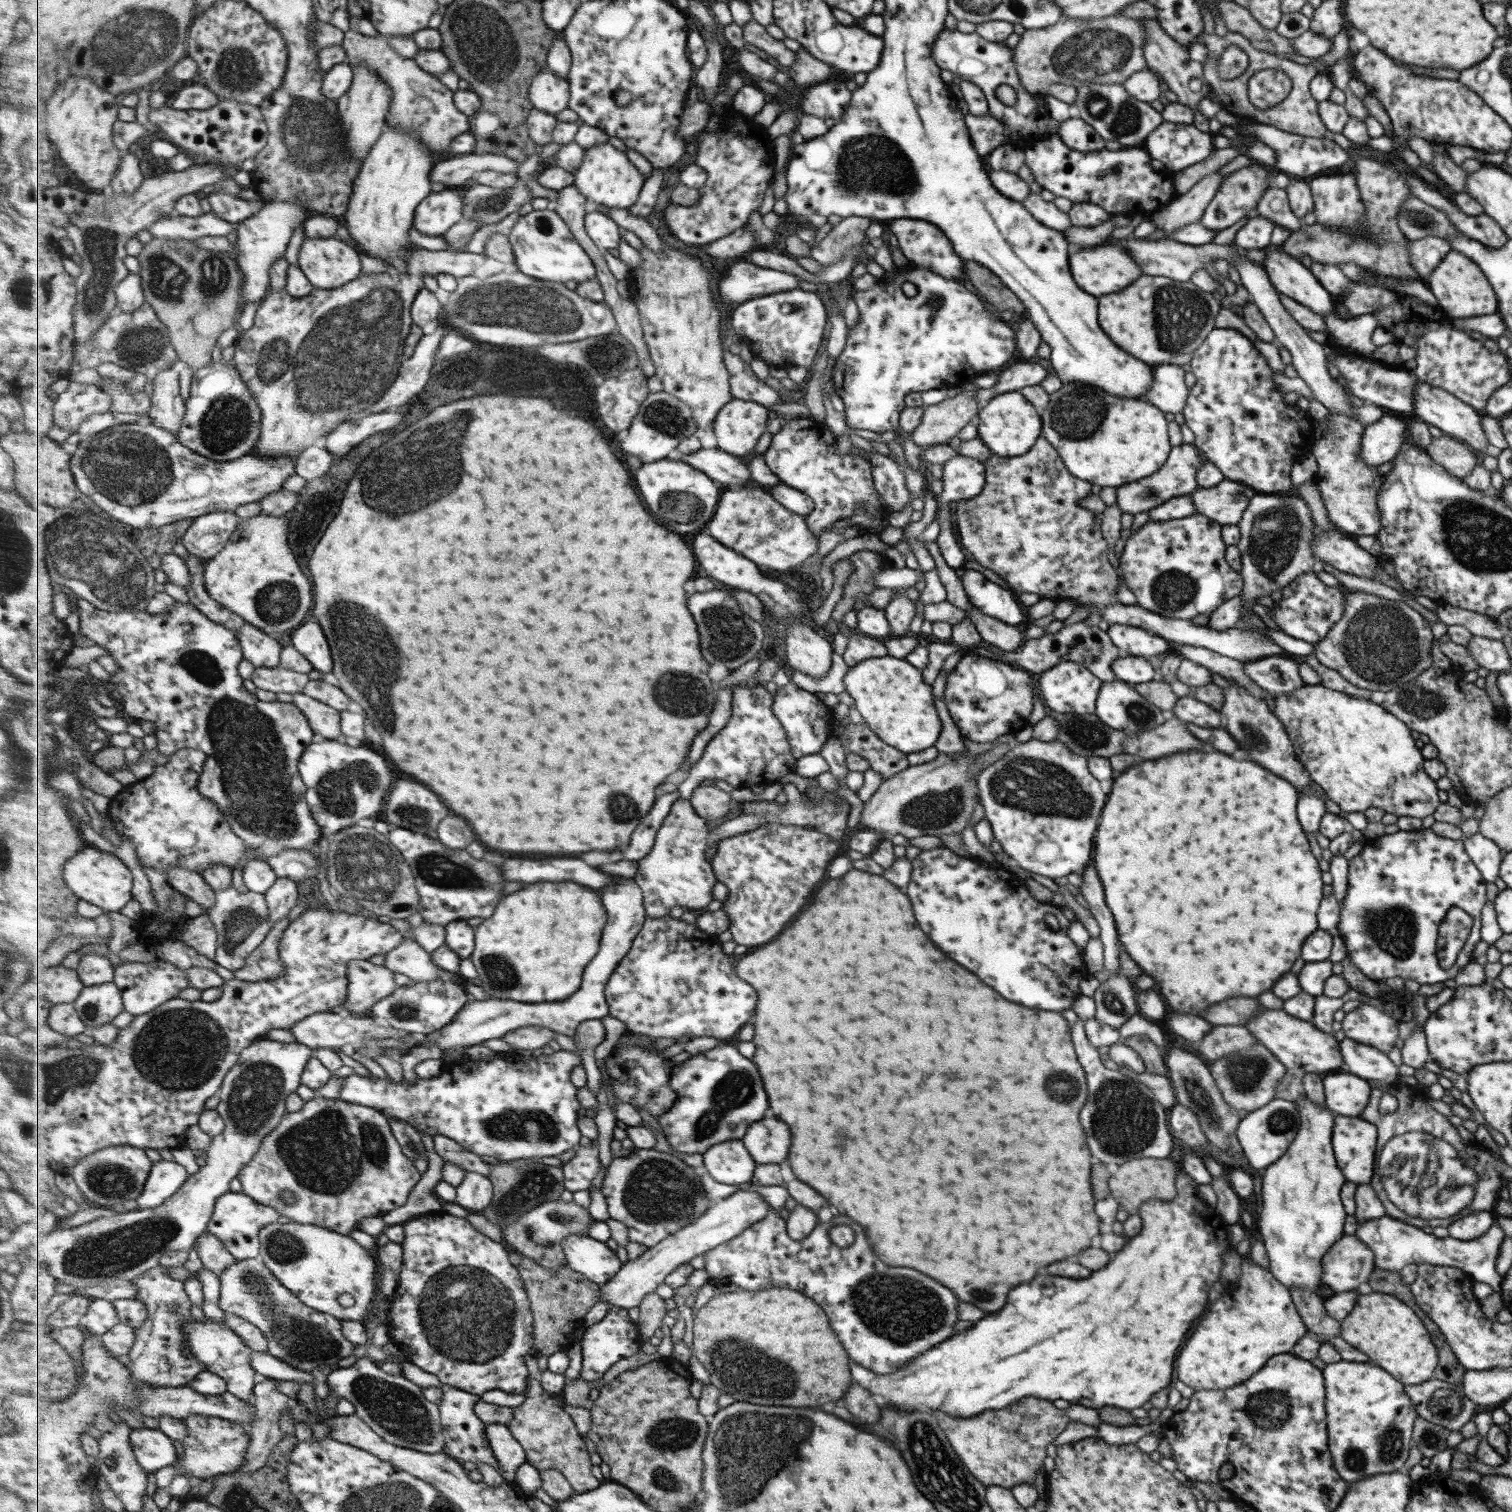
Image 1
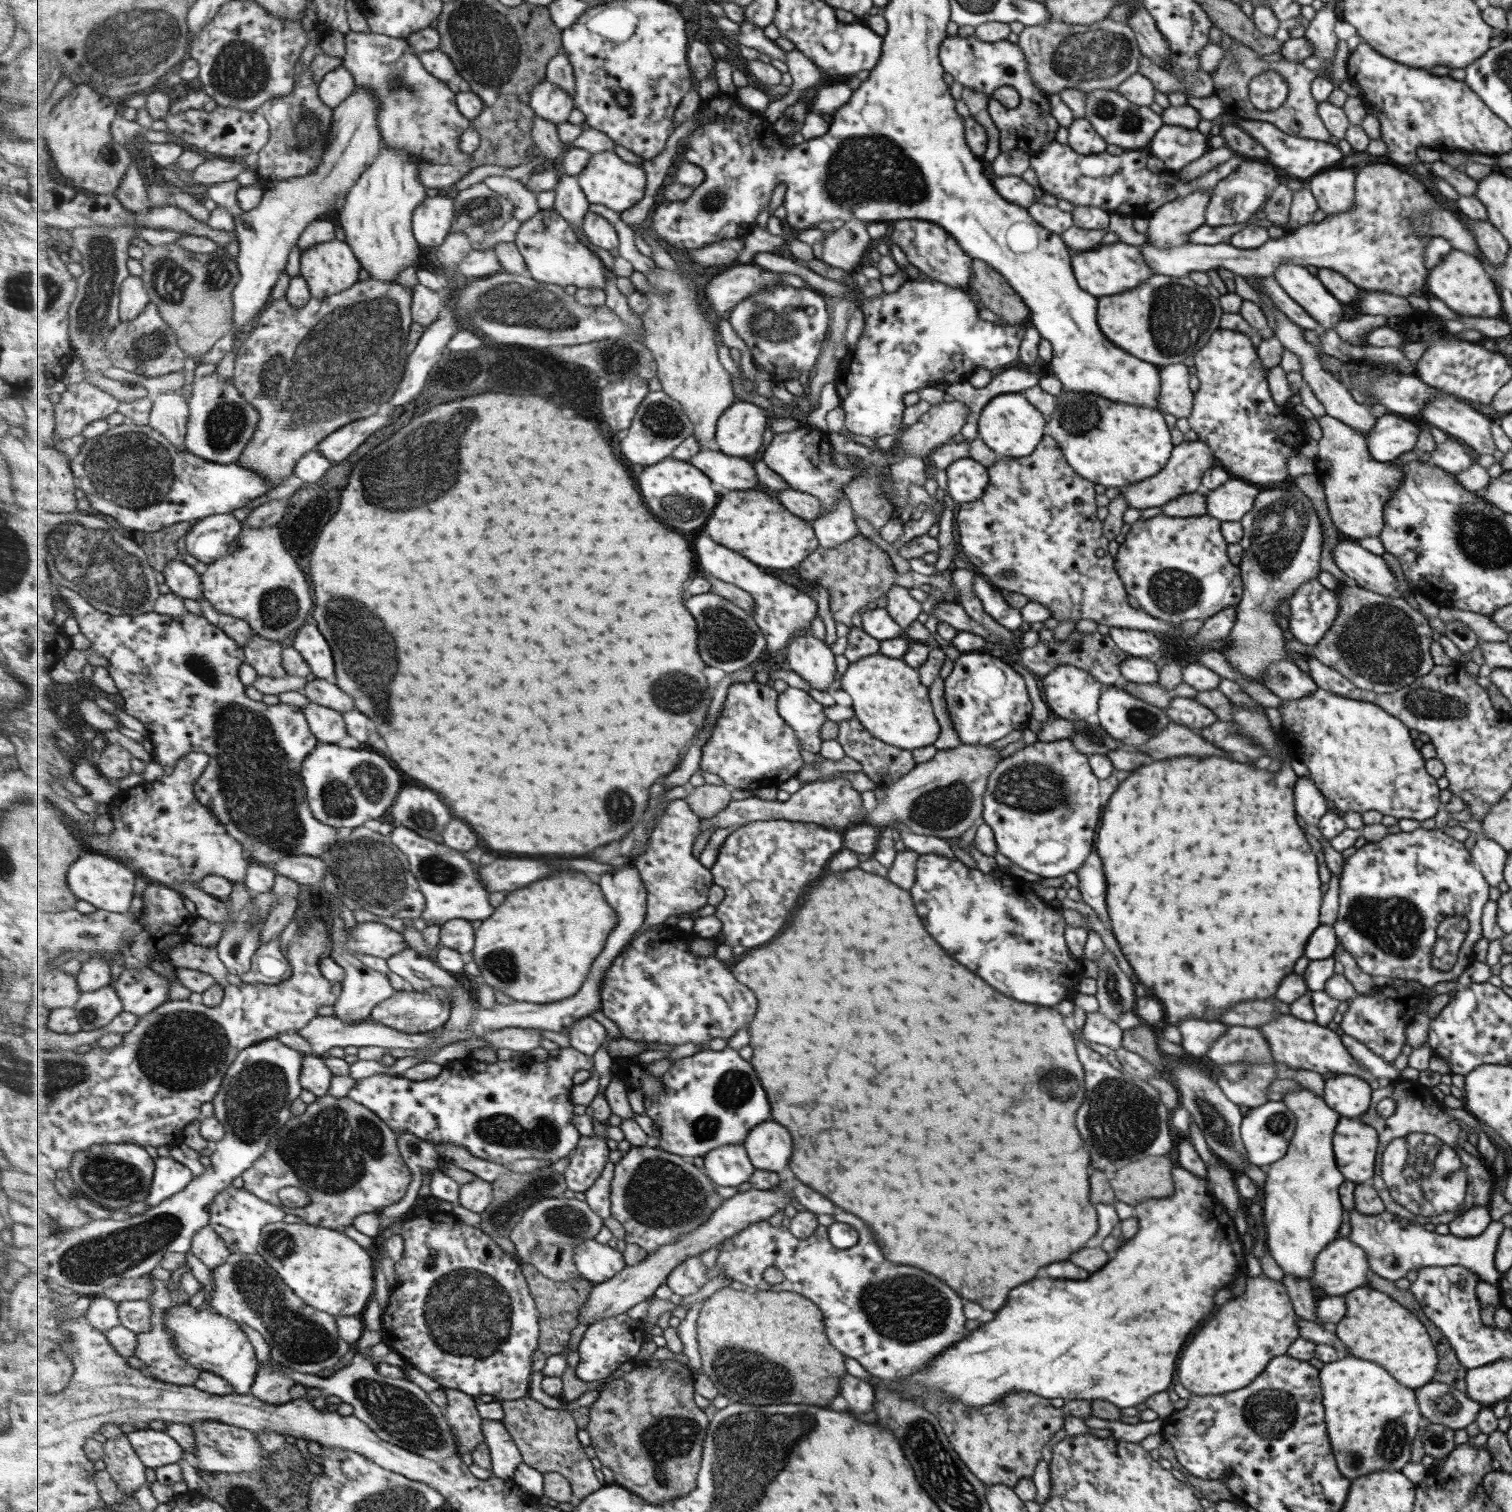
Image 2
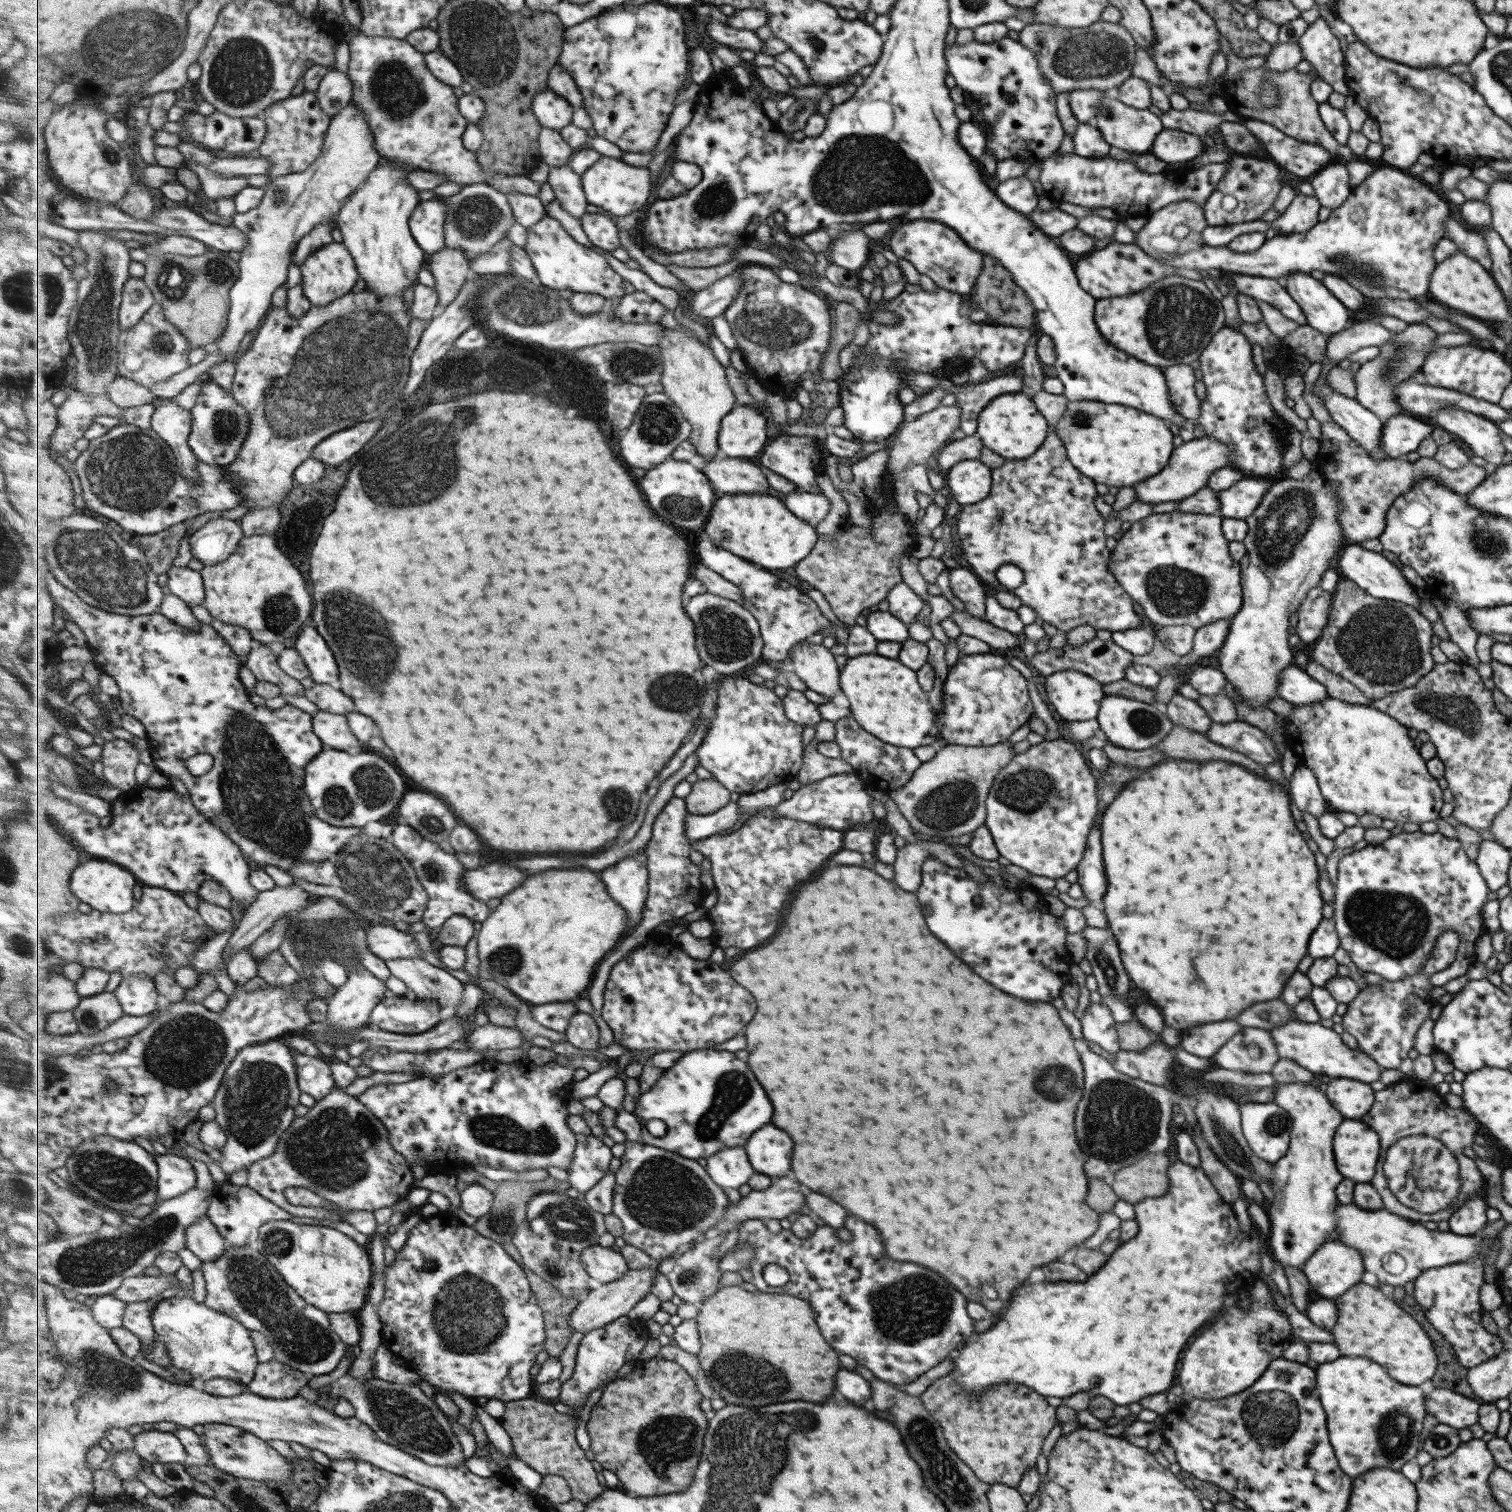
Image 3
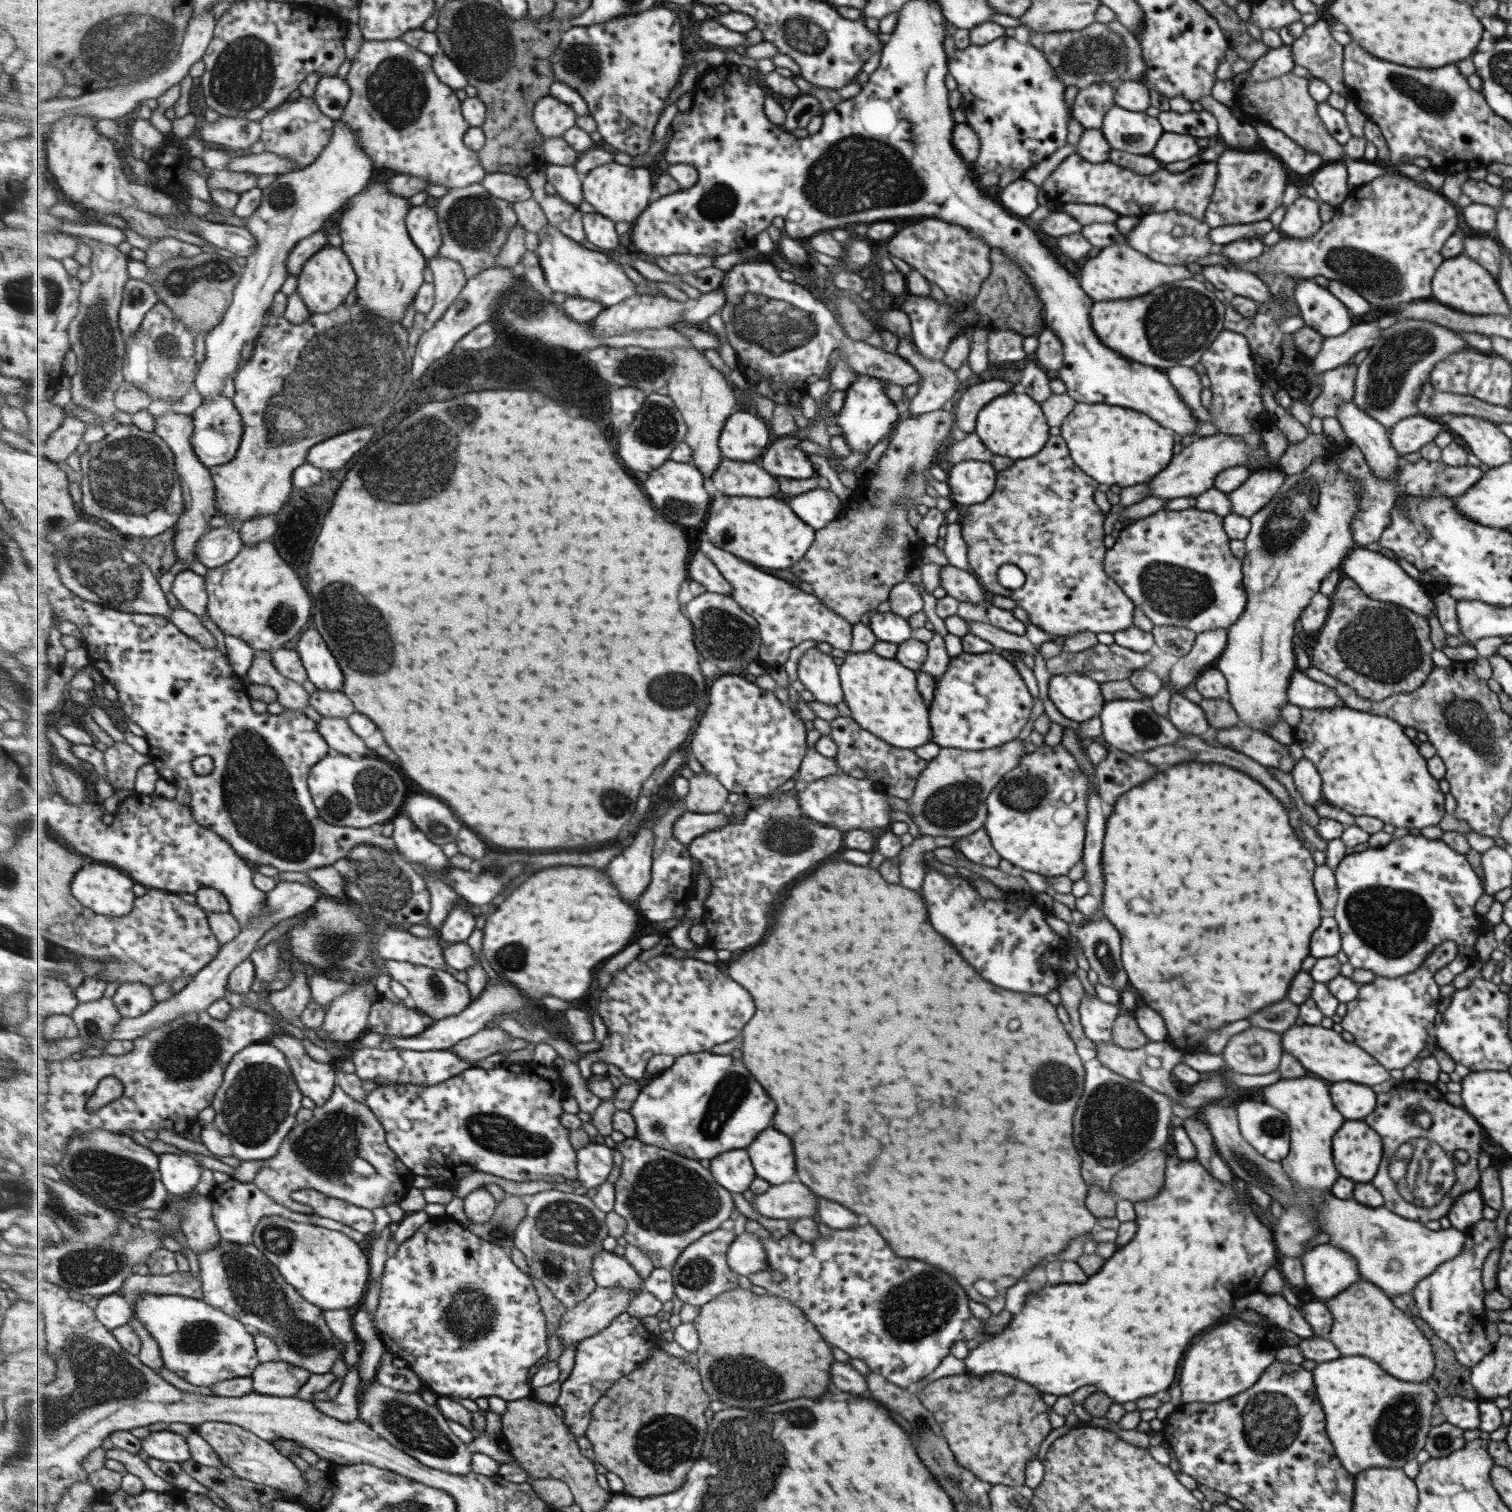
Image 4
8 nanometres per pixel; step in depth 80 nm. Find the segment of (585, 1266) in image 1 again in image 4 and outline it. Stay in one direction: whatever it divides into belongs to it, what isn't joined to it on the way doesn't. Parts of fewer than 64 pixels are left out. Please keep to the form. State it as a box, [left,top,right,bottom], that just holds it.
[594,1250,645,1288]

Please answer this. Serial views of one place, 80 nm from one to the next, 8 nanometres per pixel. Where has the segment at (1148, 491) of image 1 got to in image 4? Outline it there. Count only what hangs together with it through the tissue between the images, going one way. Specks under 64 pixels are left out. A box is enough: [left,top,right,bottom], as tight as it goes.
[1148,432,1250,500]

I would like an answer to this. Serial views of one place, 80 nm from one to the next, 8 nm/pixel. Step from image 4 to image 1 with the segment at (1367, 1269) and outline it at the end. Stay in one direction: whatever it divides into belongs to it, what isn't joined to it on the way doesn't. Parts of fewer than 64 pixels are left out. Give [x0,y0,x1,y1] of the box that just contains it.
[1355,1216,1502,1291]

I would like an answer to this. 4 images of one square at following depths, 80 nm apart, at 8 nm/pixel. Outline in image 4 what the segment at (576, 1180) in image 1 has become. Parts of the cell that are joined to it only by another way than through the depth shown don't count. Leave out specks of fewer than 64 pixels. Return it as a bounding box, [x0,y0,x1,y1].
[577,1140,613,1188]

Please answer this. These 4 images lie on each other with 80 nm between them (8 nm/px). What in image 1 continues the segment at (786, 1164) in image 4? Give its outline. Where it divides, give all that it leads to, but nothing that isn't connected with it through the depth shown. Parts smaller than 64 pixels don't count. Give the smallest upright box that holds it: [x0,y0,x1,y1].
[742,1118,791,1165]

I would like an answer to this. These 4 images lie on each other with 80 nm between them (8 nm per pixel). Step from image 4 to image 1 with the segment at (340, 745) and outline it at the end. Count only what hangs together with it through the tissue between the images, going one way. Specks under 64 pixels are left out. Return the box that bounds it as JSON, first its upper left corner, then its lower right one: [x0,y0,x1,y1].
[292,693,342,740]

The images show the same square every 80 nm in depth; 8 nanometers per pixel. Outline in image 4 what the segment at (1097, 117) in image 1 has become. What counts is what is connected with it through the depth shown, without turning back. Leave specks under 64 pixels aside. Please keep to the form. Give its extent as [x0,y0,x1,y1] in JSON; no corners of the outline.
[1099,104,1163,155]

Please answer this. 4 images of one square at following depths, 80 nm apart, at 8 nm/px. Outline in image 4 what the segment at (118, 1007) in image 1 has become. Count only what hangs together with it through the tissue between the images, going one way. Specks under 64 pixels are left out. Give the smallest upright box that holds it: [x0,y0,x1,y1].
[72,997,123,1056]

